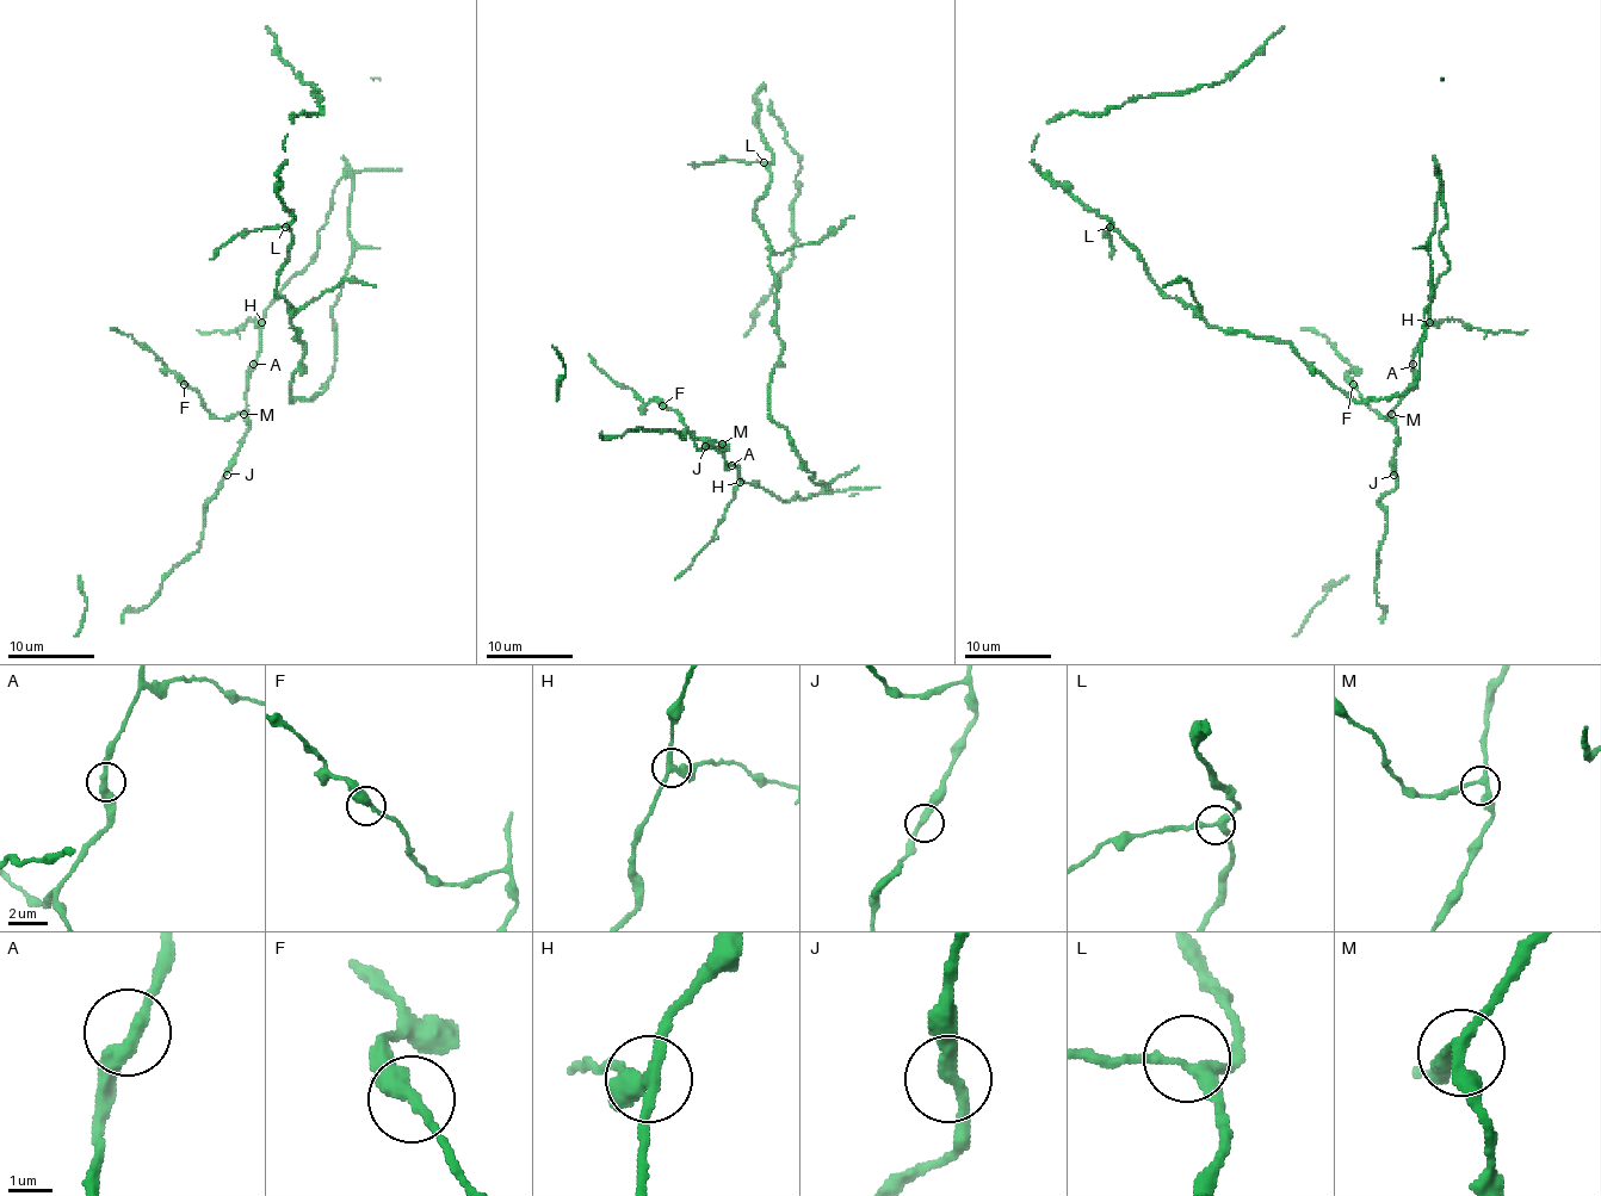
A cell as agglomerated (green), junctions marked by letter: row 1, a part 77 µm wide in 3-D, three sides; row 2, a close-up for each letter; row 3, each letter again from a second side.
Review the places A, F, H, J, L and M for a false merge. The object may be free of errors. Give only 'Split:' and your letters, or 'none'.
Split: H

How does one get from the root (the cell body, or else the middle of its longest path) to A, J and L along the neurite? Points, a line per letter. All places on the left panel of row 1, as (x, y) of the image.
A: (334, 347), (332, 307), (352, 254), (350, 177), (334, 187), (310, 261), (265, 310), (261, 352), (253, 364)
J: (334, 347), (332, 307), (352, 254), (350, 177), (334, 187), (310, 261), (265, 310), (248, 431), (227, 475)
L: (334, 347), (328, 386), (291, 401), (304, 345), (277, 293), (291, 243), (285, 227)

